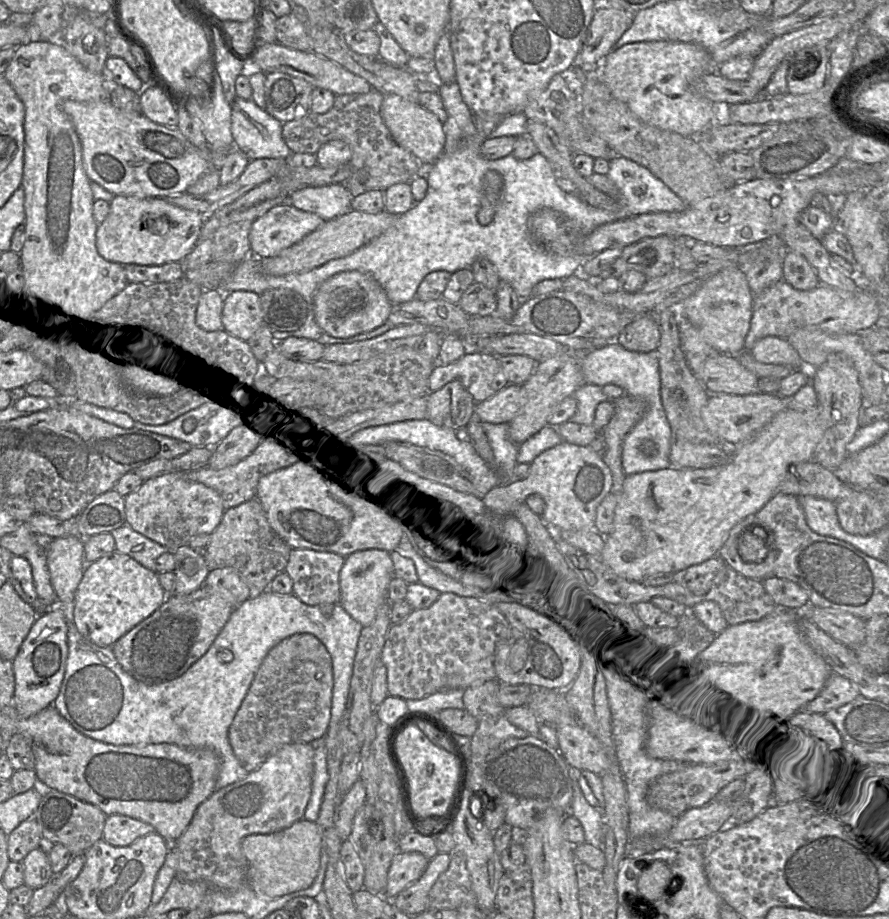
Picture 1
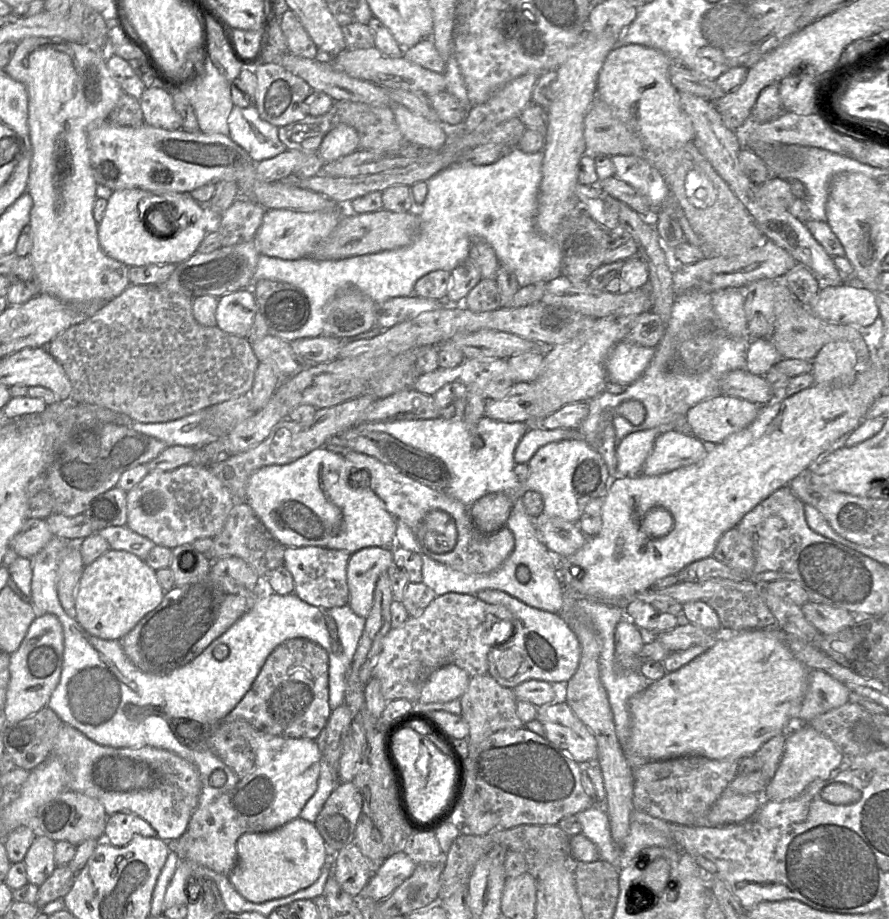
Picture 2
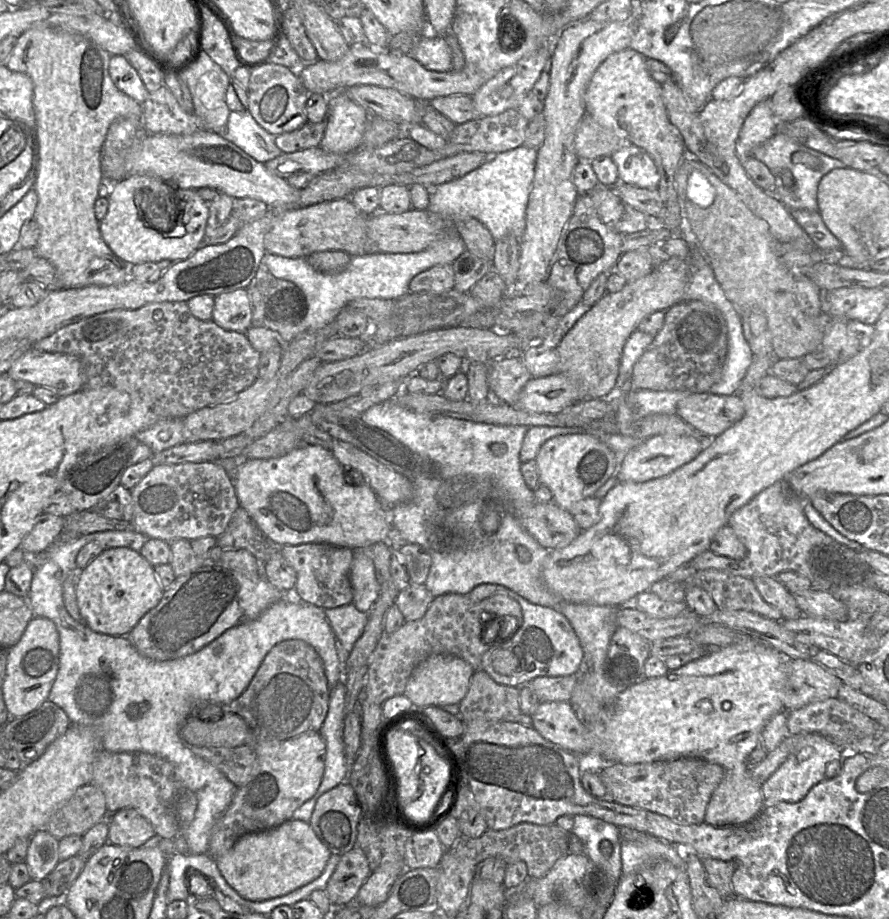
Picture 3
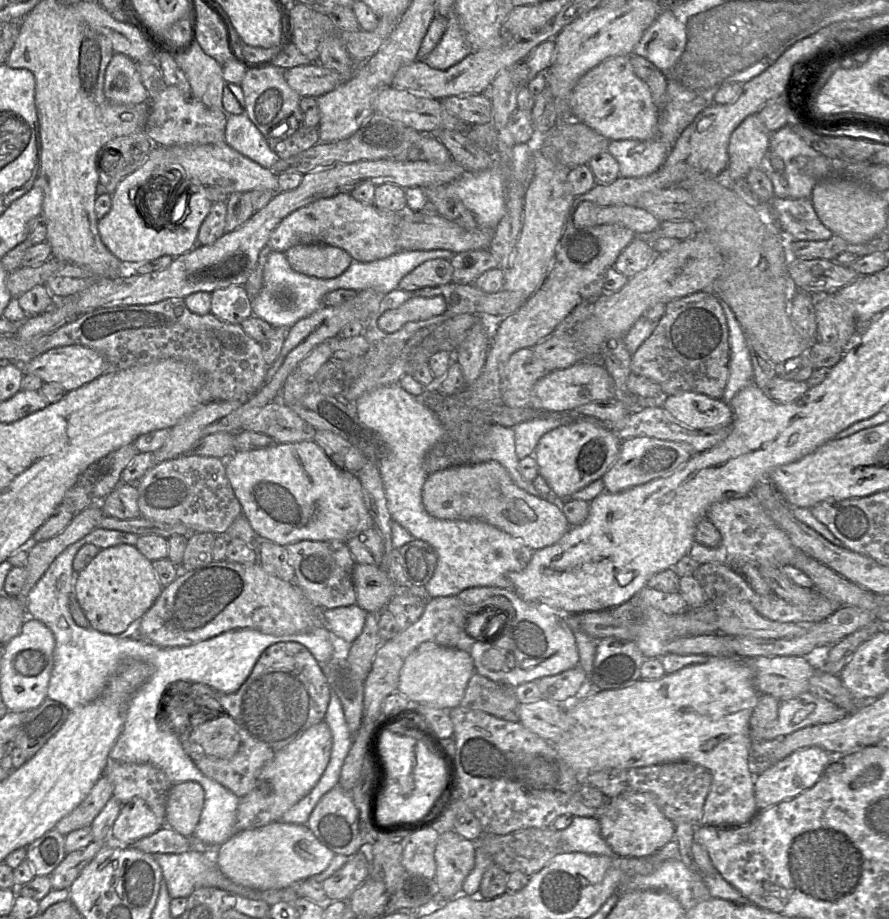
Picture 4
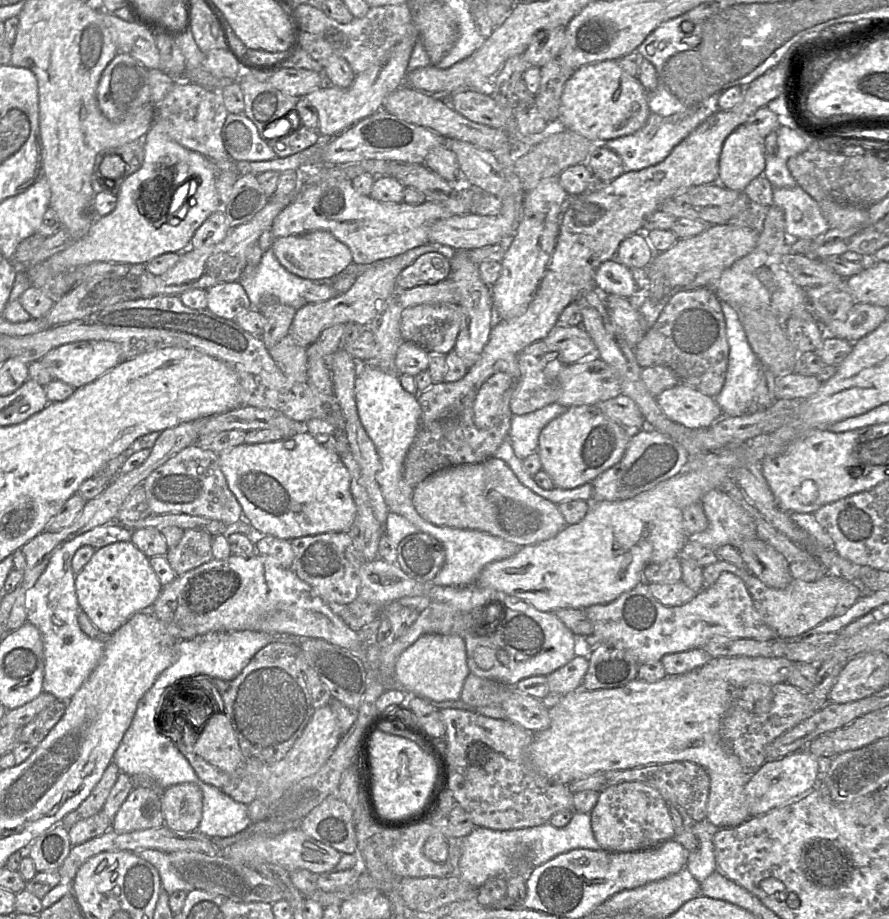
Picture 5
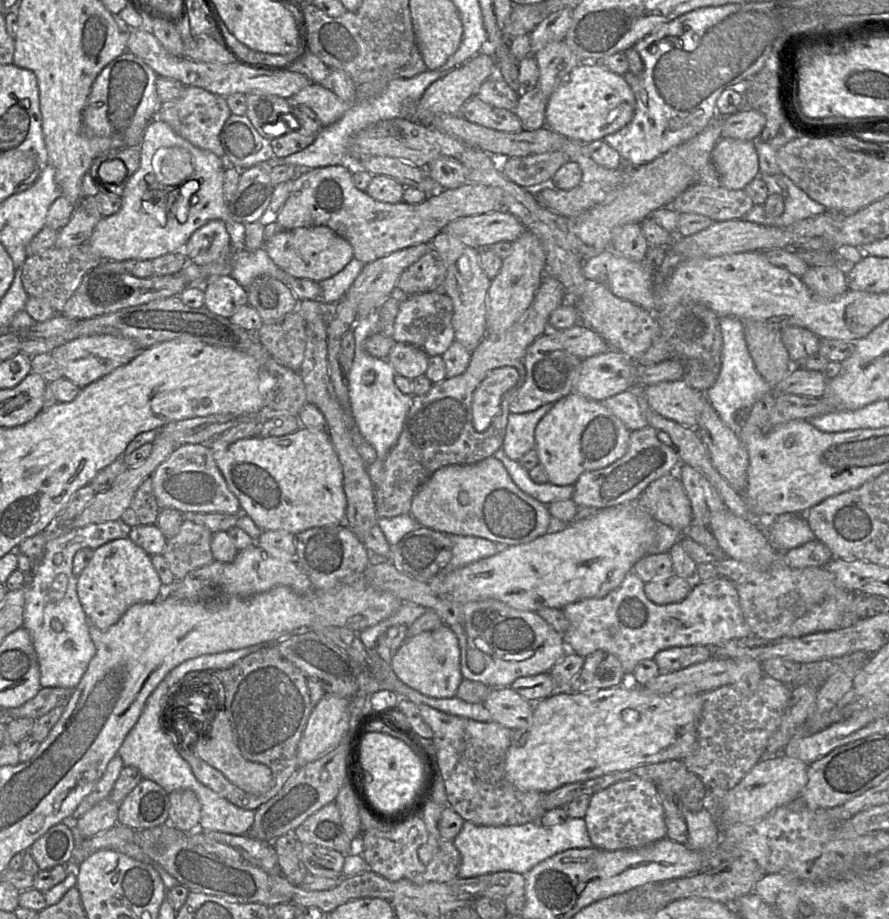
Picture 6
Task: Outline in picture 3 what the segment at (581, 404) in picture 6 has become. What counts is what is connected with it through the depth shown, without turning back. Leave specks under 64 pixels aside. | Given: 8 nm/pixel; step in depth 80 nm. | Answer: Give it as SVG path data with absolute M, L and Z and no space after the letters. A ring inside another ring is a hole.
M589 433L558 435L544 442L535 462L539 482L552 493L553 502L569 511L580 500L593 497L595 492L617 471L617 462L610 447Z

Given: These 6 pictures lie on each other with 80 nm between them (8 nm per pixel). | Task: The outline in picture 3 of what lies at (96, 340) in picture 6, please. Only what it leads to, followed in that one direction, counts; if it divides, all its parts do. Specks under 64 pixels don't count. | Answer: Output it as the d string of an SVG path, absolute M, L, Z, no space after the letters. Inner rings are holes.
M29 349L9 368L7 374L15 381L27 381L53 390L60 398L83 387L80 360L69 354L47 353Z

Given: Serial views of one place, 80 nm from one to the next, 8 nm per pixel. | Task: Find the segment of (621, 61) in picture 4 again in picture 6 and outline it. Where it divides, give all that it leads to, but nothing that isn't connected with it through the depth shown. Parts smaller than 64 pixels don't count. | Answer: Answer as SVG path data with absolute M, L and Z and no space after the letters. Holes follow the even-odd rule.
M581 63L547 99L545 126L565 138L587 145L616 133L630 123L635 105L635 95L623 76L600 63Z

